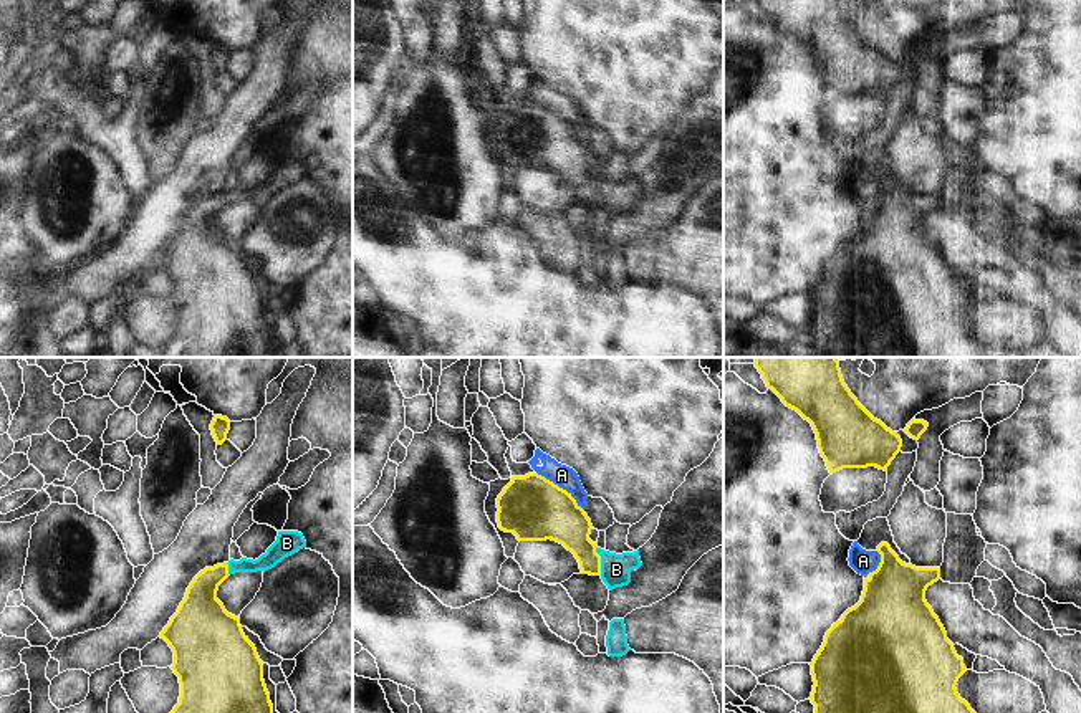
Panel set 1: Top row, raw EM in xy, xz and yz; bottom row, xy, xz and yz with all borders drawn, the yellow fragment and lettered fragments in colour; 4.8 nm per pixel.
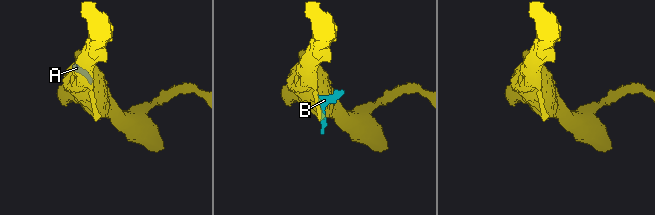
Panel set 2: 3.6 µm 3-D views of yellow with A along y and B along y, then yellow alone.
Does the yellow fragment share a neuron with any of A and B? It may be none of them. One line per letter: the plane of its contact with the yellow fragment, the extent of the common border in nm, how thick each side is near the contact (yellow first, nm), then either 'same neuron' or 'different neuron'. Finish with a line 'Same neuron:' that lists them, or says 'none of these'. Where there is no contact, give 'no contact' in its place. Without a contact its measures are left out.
A: contact in xz; length 300 nm; calibres 320 and 110 nm; different neuron
B: contact in xz; length 150 nm; calibres 200 and 140 nm; same neuron
Same neuron: B

